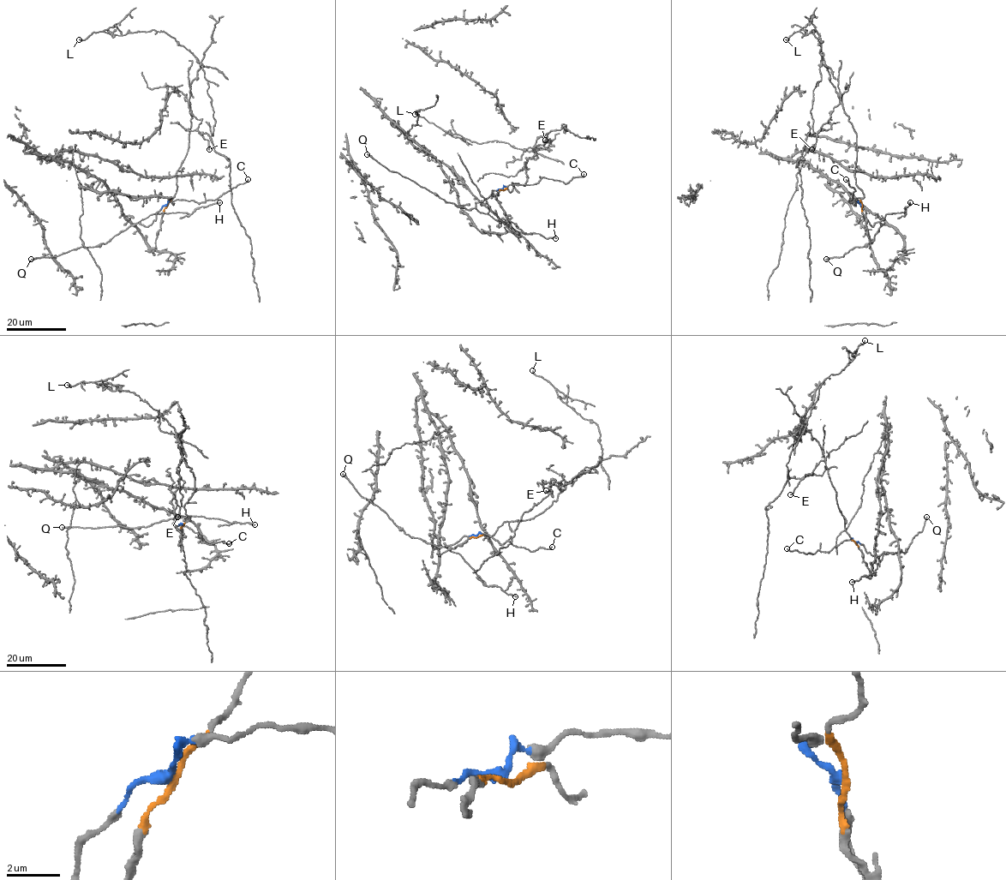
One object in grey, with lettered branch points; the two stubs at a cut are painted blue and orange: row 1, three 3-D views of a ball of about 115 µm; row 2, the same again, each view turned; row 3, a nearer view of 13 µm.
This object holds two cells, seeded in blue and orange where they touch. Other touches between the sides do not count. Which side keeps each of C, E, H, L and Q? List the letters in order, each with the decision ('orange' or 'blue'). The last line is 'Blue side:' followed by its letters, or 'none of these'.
C: blue
E: orange
H: blue
L: orange
Q: blue
Blue side: C, H, Q

